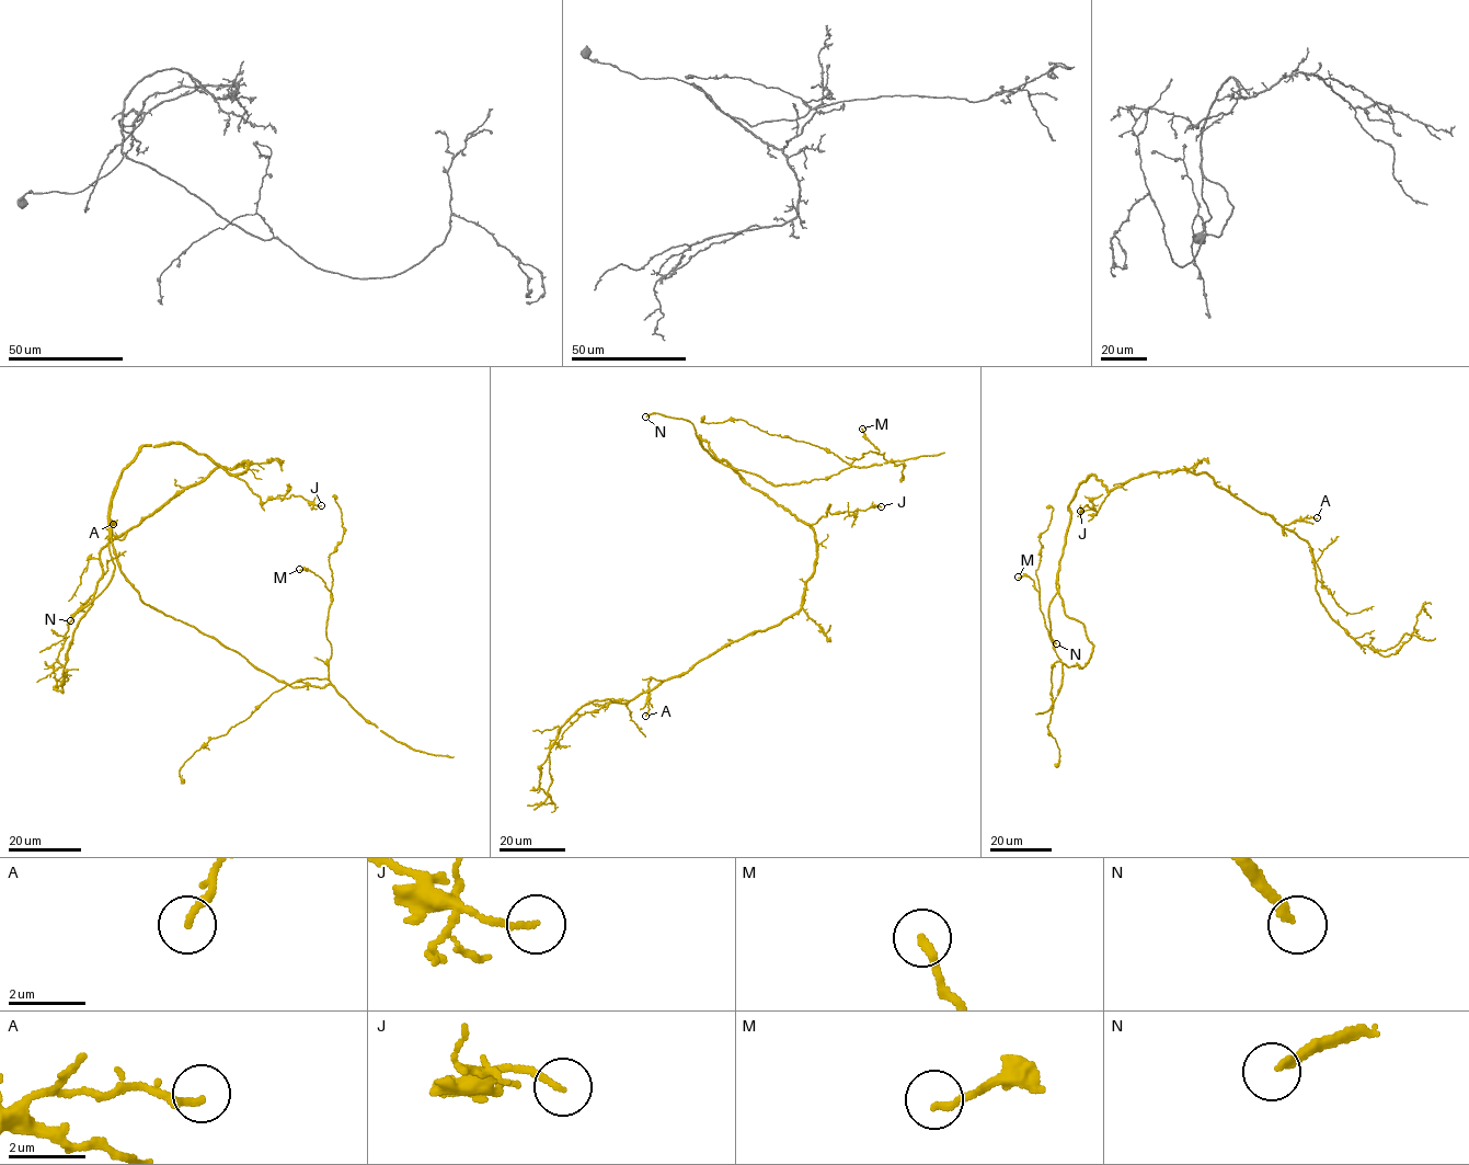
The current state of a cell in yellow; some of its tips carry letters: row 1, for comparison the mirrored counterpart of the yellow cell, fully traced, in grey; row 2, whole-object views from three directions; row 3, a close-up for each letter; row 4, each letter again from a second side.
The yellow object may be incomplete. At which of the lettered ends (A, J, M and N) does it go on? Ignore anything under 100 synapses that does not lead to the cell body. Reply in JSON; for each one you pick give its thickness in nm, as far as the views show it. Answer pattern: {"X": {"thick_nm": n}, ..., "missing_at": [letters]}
{"missing_at": []}

